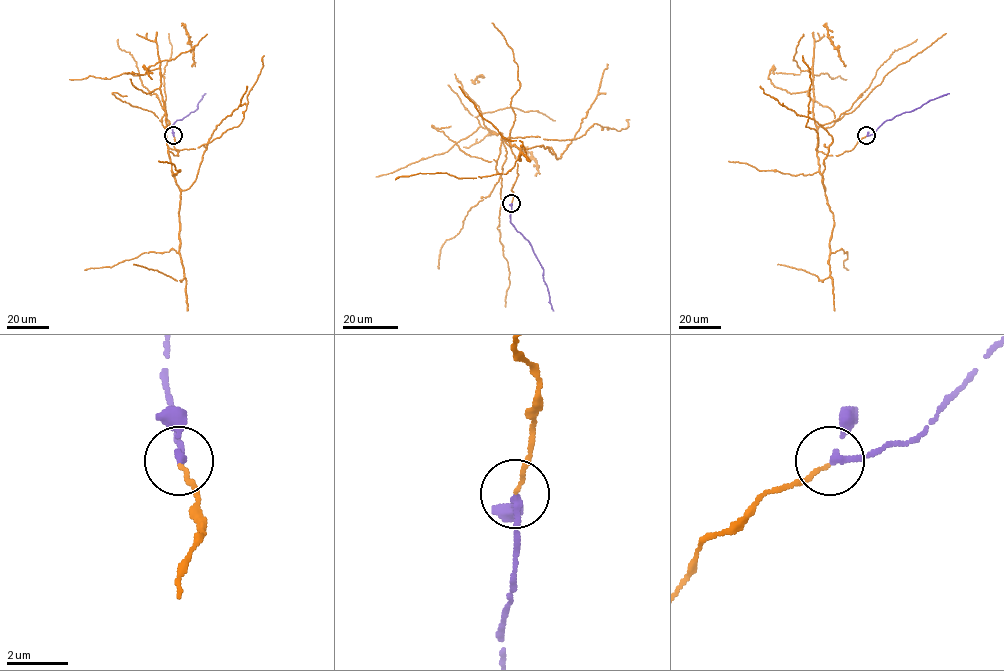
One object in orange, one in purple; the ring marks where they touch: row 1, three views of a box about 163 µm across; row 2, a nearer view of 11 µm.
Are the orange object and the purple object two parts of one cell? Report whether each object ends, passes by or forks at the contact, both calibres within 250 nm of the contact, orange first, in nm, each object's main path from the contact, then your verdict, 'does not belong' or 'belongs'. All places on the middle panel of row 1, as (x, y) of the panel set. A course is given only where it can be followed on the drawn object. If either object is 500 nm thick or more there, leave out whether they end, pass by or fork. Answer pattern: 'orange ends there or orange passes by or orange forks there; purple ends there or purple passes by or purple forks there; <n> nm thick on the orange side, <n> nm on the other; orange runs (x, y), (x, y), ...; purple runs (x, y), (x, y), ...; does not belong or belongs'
orange ends there; purple passes by; 110 nm thick on the orange side, 180 nm on the other; orange runs (511, 203), (517, 165), (505, 138), (521, 149), (505, 174), (395, 179); purple runs (511, 203), (510, 222), (528, 241), (543, 270), (553, 311); belongs

